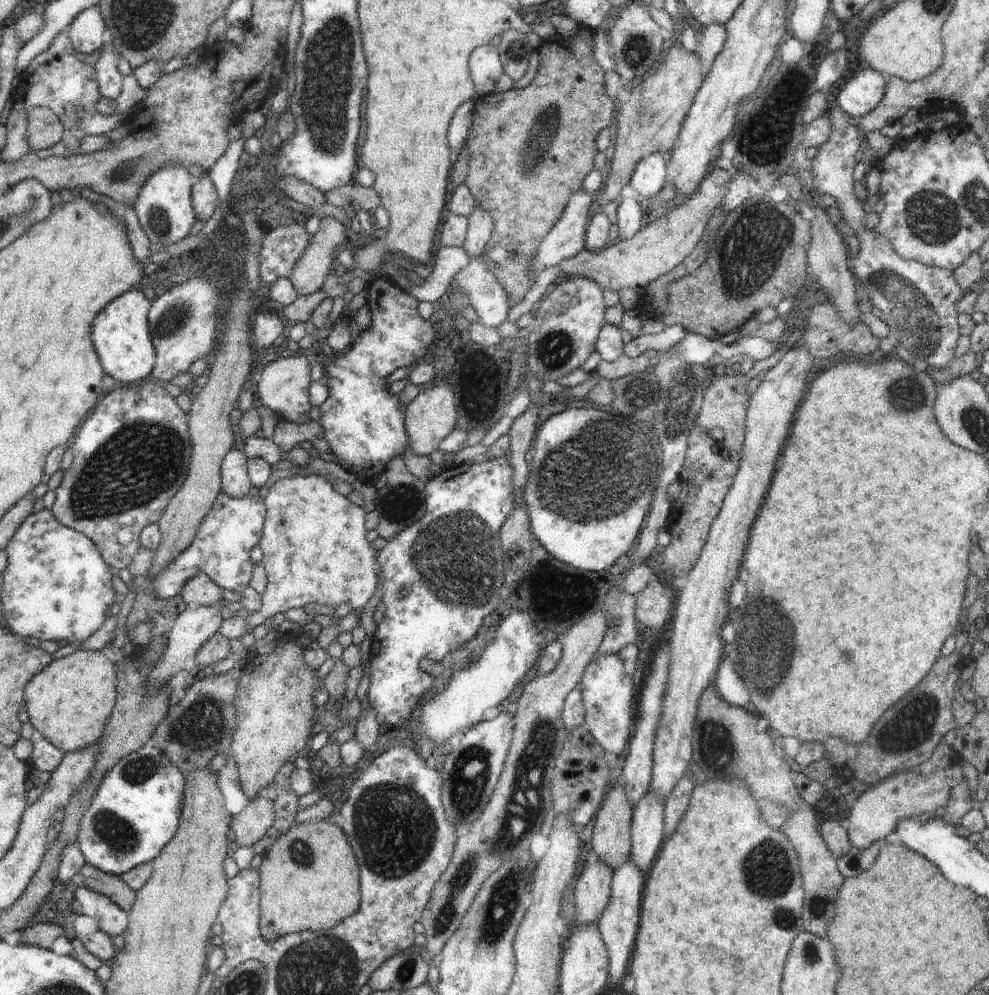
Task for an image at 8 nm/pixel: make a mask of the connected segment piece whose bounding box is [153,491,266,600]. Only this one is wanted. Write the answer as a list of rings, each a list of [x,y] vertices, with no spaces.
[[[220,491],[189,547],[153,579],[153,591],[157,598],[166,600],[181,594],[184,584],[197,572],[206,574],[222,590],[226,588],[241,594],[249,587],[253,575],[254,562],[250,558],[250,551],[260,542],[265,514],[265,504],[258,496],[251,497],[248,494],[234,498]]]

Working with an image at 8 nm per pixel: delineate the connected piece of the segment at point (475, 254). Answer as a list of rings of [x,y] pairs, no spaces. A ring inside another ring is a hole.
[[[477,206],[468,222],[467,237],[462,248],[468,253],[470,260],[474,261],[486,252],[492,234],[493,220],[488,211]]]

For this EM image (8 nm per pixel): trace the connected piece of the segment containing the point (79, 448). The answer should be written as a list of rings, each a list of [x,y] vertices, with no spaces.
[[[144,380],[143,384],[137,383],[135,386],[120,387],[107,393],[100,403],[93,408],[94,412],[82,421],[82,424],[78,427],[76,432],[76,438],[74,438],[74,444],[72,444],[72,454],[74,454],[74,462],[72,466],[64,471],[63,478],[60,485],[55,489],[56,500],[51,508],[53,515],[57,521],[60,521],[64,526],[73,528],[75,531],[80,532],[87,536],[96,545],[98,552],[104,559],[104,562],[112,568],[127,568],[132,564],[134,556],[138,554],[138,549],[141,547],[139,536],[141,530],[150,524],[158,524],[160,517],[164,514],[167,504],[170,502],[172,496],[180,490],[184,477],[188,475],[189,464],[192,453],[192,440],[190,438],[188,428],[188,415],[183,409],[176,404],[175,398],[164,389],[164,387],[158,384],[152,384]]]

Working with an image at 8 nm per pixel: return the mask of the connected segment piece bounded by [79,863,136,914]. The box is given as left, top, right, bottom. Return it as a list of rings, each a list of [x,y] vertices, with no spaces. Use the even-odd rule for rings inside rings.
[[[86,863],[79,872],[84,877],[84,885],[116,903],[126,914],[130,912],[136,900],[135,892],[116,876]]]

